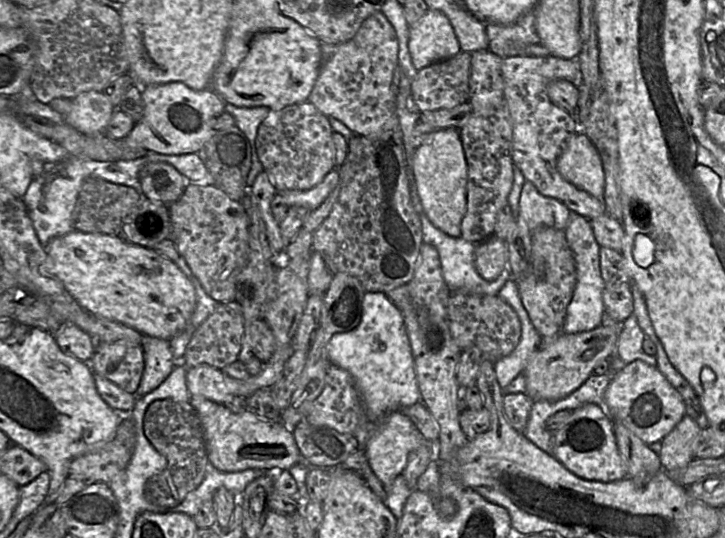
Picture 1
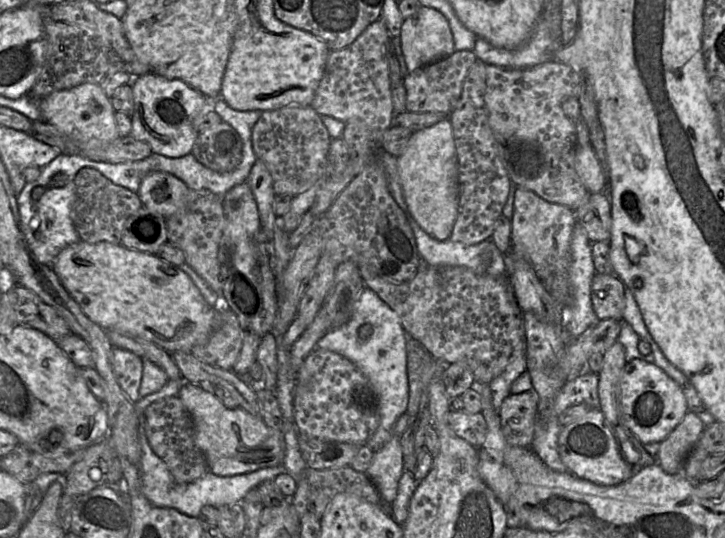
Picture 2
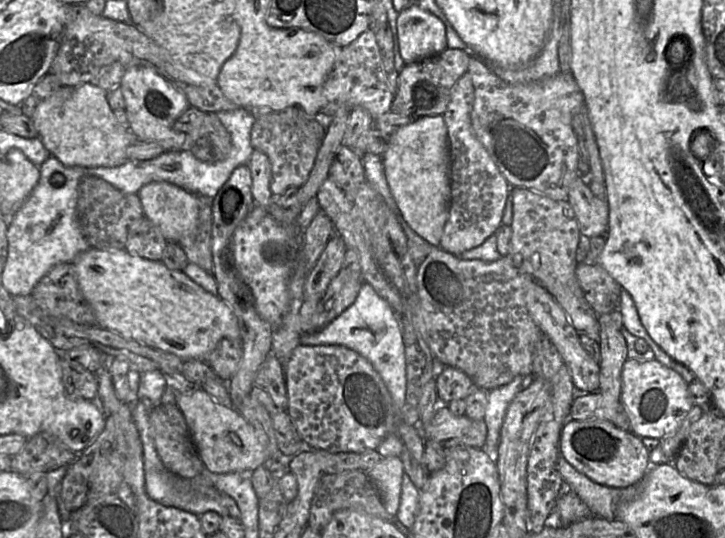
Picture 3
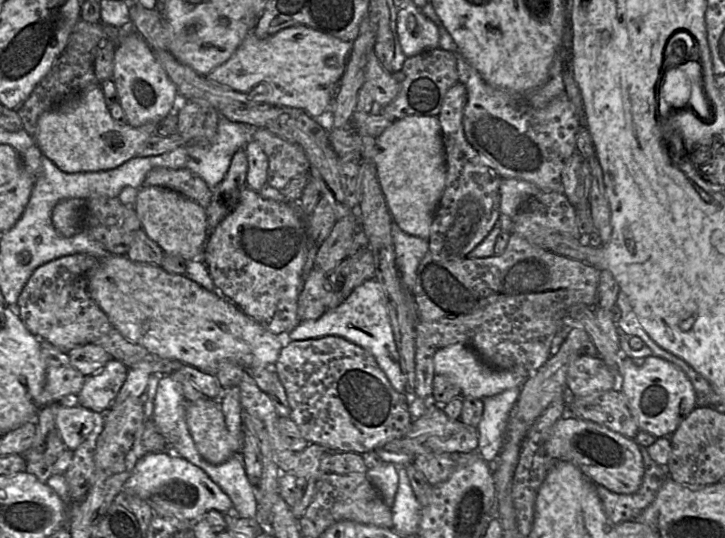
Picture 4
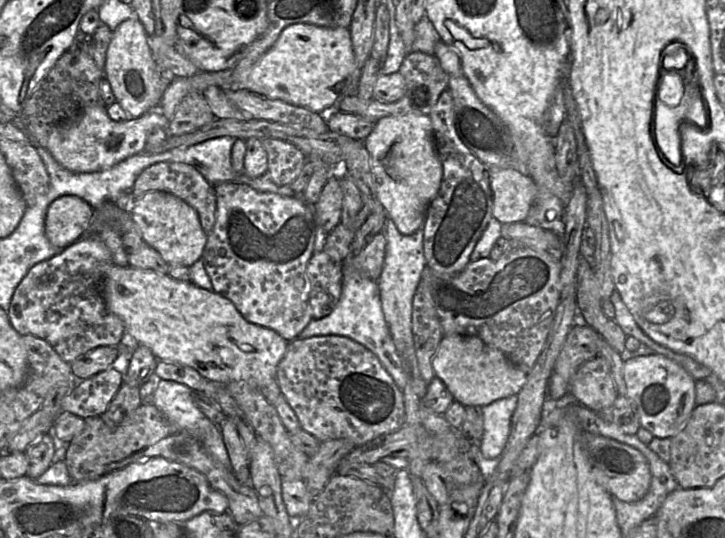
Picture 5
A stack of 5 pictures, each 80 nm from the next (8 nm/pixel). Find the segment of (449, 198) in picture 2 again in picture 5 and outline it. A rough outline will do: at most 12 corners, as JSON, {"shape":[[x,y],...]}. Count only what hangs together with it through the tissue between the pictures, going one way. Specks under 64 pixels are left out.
{"shape":[[430,116],[375,122],[364,145],[387,218],[423,229],[443,177]]}

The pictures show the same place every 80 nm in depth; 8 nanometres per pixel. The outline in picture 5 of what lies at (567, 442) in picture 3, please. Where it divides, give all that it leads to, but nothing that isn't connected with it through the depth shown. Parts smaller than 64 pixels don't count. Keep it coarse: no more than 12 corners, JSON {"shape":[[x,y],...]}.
{"shape":[[589,431],[580,444],[597,482],[636,502],[651,484],[631,445]]}

